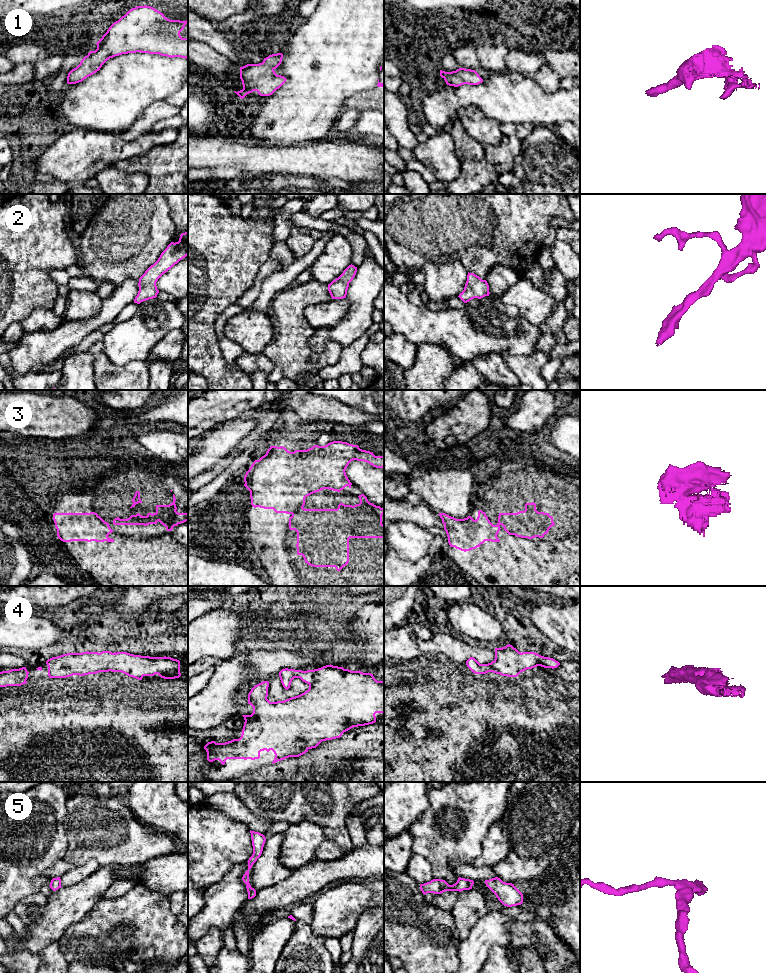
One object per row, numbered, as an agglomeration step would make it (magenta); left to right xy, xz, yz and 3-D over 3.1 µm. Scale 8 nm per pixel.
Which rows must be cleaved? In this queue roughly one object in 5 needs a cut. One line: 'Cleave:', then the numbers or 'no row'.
Cleave: no row

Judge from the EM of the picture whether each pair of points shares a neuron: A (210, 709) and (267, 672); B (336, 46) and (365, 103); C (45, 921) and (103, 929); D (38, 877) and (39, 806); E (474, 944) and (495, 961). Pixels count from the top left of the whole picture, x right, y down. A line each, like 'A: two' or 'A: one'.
A: one
B: two
C: two
D: one
E: two

